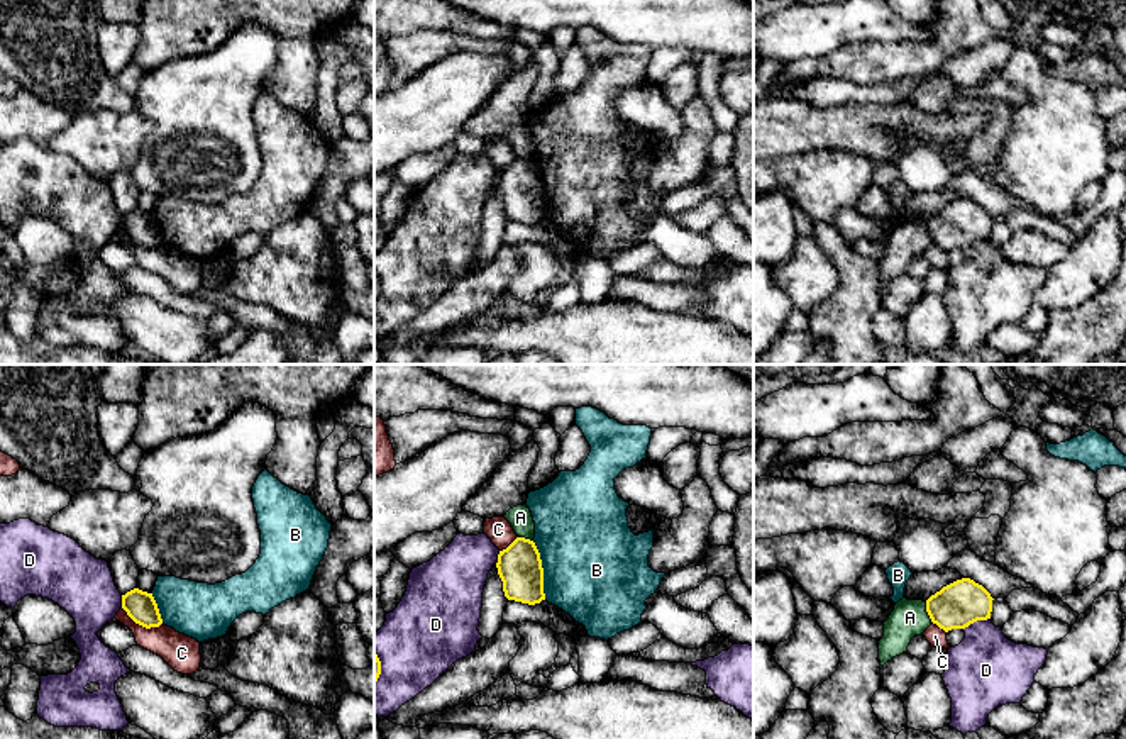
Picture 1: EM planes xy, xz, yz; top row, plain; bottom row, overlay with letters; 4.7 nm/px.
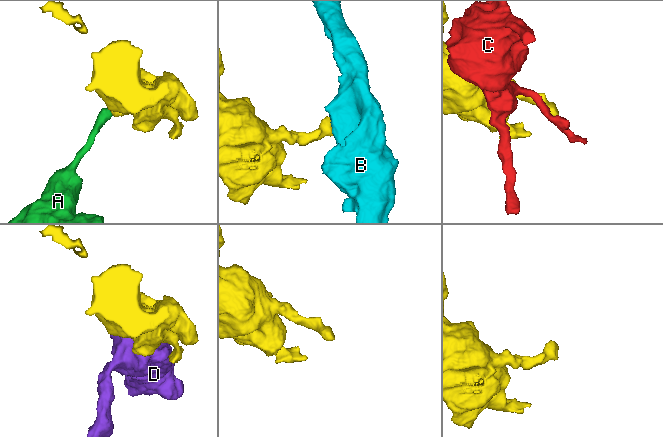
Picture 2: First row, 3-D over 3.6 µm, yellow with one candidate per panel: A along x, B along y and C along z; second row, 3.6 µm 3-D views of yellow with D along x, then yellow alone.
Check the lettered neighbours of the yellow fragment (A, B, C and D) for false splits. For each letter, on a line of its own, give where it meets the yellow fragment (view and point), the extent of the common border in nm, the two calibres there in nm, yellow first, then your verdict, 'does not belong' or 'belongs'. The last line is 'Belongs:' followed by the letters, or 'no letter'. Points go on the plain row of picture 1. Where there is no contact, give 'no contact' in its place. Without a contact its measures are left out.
A: contact yz (927, 231); length 100 nm; calibres 220 and 170 nm; does not belong
B: contact xz (542, 190); length 280 nm; calibres 200 and 500 nm; does not belong
C: contact xy (141, 244); length 220 nm; calibres 150 and 170 nm; does not belong
D: contact yz (976, 241); length 140 nm; calibres 220 and 360 nm; does not belong
Belongs: no letter

